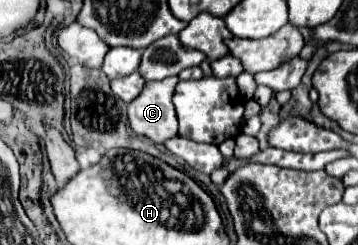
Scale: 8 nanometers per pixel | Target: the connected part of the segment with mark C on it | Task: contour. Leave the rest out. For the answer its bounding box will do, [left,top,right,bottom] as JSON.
[129,76,179,144]

